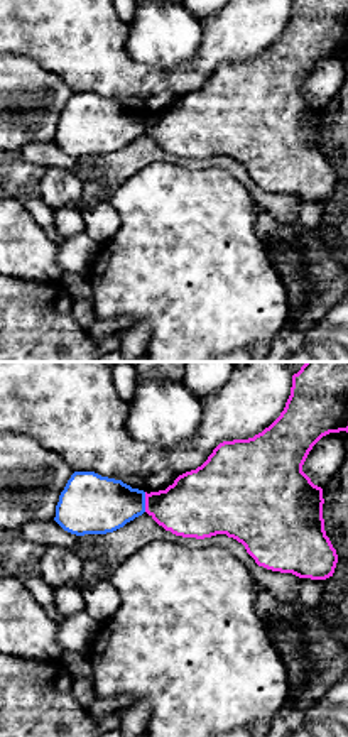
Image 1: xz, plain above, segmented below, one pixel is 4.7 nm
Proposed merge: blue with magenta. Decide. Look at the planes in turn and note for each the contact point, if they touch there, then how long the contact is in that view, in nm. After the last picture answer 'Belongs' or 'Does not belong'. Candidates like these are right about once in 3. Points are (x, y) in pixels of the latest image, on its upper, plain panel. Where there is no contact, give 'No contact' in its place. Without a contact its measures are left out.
Touches blue at (144, 124). Shared border 100 nm

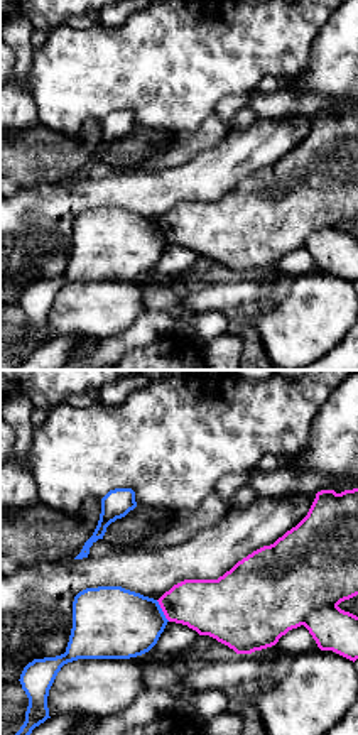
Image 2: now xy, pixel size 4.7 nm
Touches blue at (161, 232). Shared border 120 nm

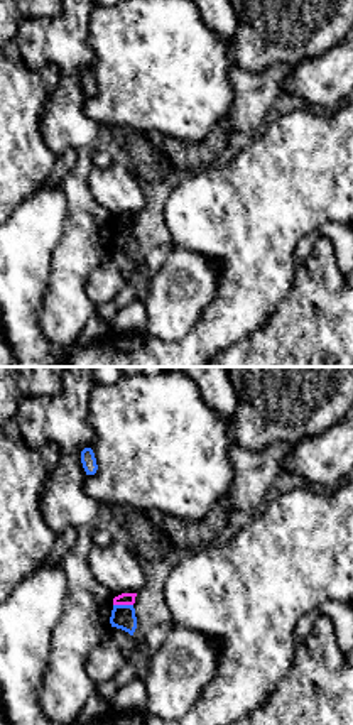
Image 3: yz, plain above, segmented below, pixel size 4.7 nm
Touches blue at (124, 227). Shared border 100 nm

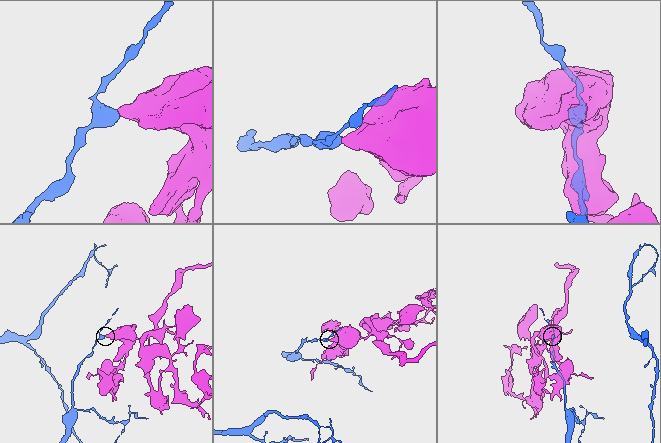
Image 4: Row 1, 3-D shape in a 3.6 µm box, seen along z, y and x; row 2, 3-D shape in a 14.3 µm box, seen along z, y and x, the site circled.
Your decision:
Does not belong

